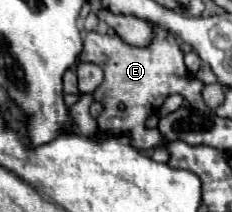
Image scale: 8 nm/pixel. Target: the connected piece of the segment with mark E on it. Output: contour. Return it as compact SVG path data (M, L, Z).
M153 25L153 29L155 29L155 39L145 49L127 45L119 35L99 35L95 31L83 33L83 51L79 55L81 61L97 63L105 71L103 83L93 93L93 97L105 105L103 113L97 119L97 125L103 131L129 133L133 147L141 151L161 145L163 135L159 133L159 129L147 129L145 123L153 113L157 113L157 109L163 105L163 101L169 95L179 93L199 111L211 111L201 97L203 83L197 77L193 77L183 63L183 51L179 47L179 39L157 25Z

